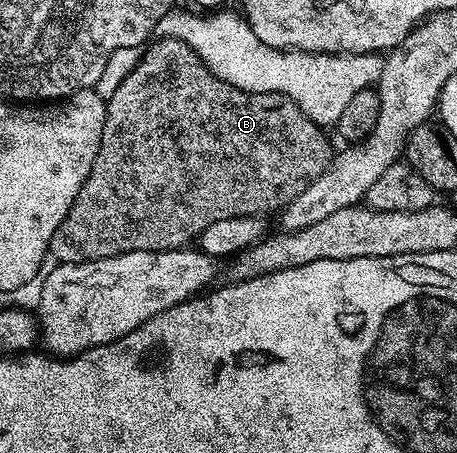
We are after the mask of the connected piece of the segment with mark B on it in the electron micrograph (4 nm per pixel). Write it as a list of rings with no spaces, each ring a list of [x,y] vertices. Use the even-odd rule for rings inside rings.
[[[169,37],[161,38],[155,38],[141,52],[137,65],[130,70],[128,77],[124,77],[124,81],[120,81],[116,93],[106,100],[104,133],[100,141],[100,149],[96,153],[96,161],[92,165],[80,193],[76,193],[64,221],[60,221],[56,233],[50,239],[49,254],[53,258],[55,255],[58,263],[100,261],[133,251],[177,251],[185,248],[189,244],[186,243],[189,239],[190,242],[197,240],[198,234],[204,229],[208,229],[208,225],[212,225],[224,217],[240,217],[241,215],[266,217],[269,216],[269,211],[279,212],[300,193],[304,193],[304,189],[308,189],[308,185],[312,185],[312,181],[316,181],[316,177],[320,177],[320,173],[324,173],[328,169],[332,158],[330,139],[322,132],[325,130],[319,124],[313,123],[304,114],[300,105],[296,105],[296,101],[292,101],[287,95],[236,89],[232,85],[228,85],[228,81],[216,77],[216,73],[212,73],[212,69],[208,69],[208,65],[204,65],[201,57],[187,43]]]

